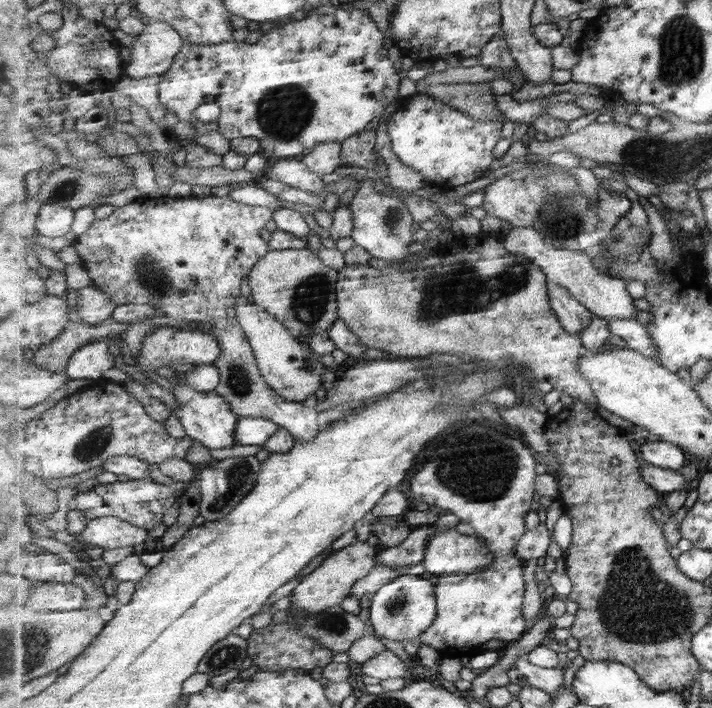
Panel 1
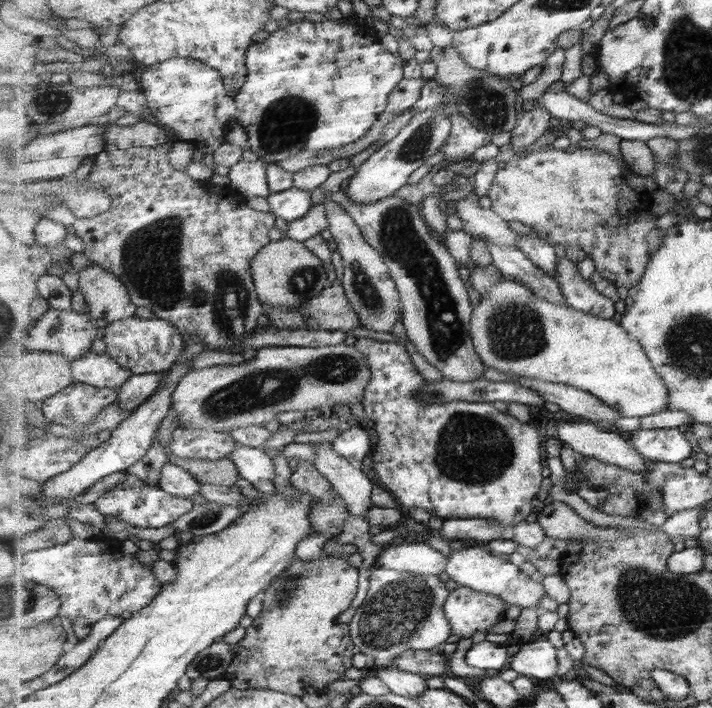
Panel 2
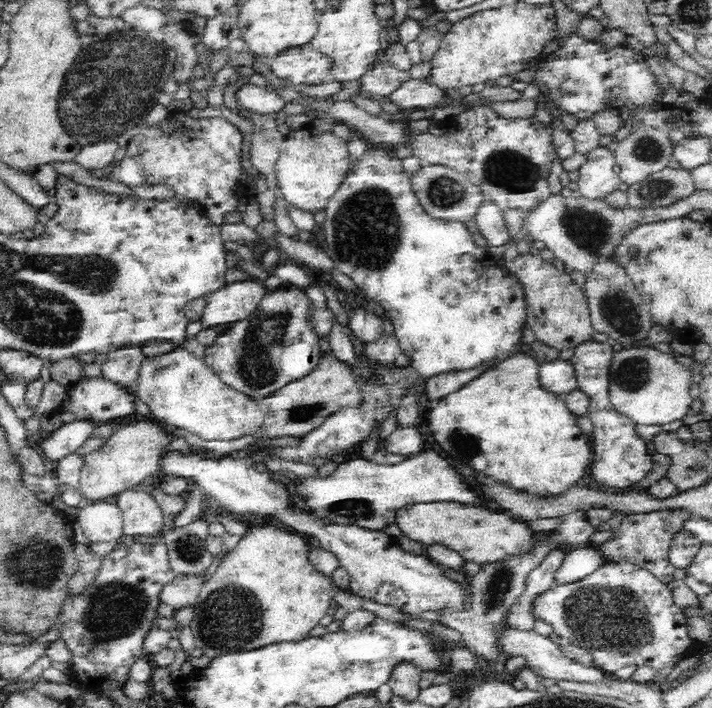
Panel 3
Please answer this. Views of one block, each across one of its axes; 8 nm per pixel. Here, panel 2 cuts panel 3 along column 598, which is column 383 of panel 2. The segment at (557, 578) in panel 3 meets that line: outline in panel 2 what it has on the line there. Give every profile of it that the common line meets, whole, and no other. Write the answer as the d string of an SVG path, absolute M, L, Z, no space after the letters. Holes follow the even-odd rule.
M413 540L410 544L401 543L397 546L389 546L385 548L377 566L386 569L400 570L400 571L409 571L415 574L427 574L427 575L437 575L443 574L446 572L448 565L449 555L445 556L443 552L435 550L431 544L427 544L424 541L415 541Z

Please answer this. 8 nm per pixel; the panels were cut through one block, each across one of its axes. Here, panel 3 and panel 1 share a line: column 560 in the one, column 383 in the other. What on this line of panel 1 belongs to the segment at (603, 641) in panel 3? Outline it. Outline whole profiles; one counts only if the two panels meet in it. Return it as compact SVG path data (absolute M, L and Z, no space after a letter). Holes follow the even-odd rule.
M401 575L387 583L370 600L370 624L378 636L401 643L419 640L429 627L433 627L438 614L438 598L435 583L426 576Z

